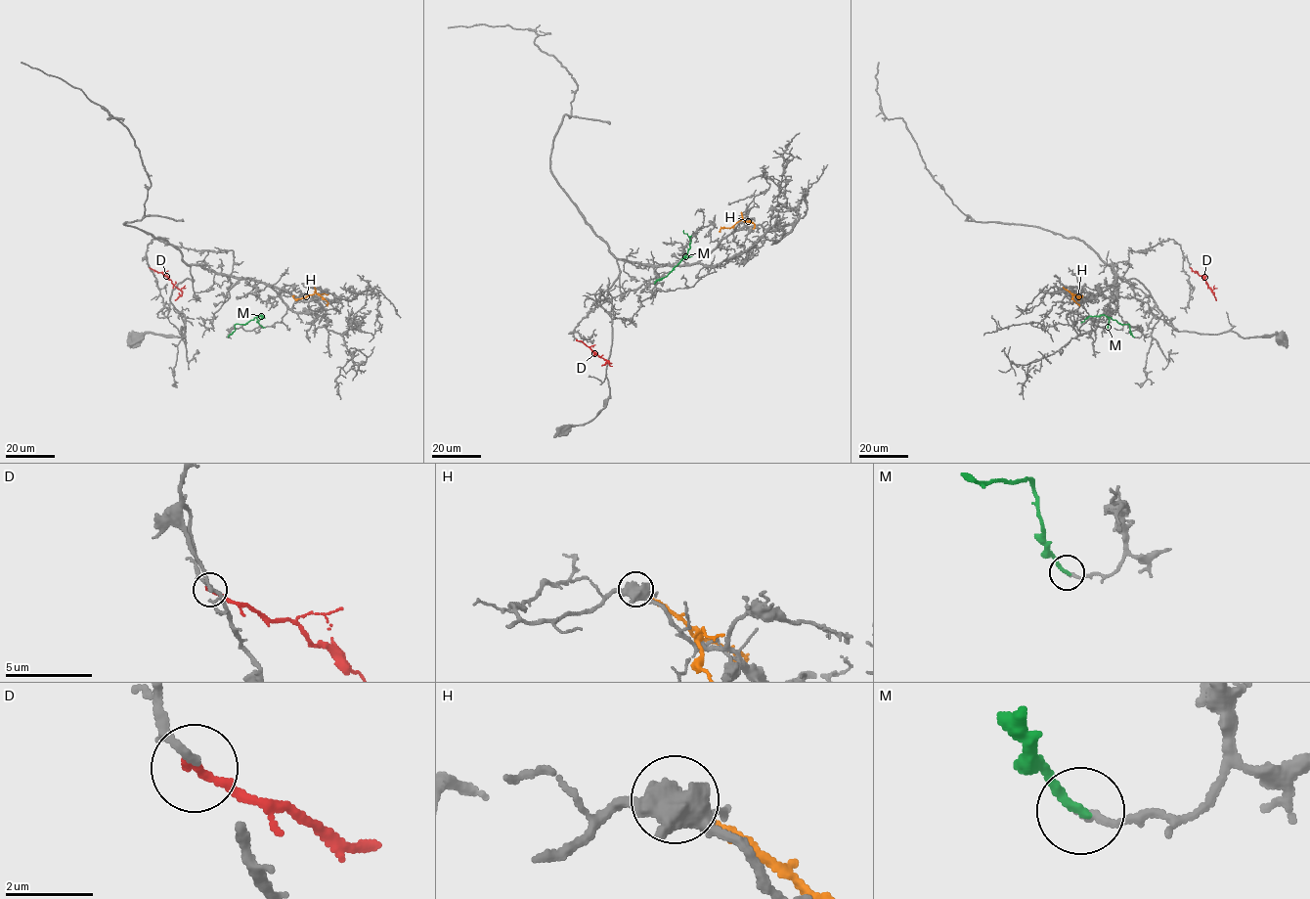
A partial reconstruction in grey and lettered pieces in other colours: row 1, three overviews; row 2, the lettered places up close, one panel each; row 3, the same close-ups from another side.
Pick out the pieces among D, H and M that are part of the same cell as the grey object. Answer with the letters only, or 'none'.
D

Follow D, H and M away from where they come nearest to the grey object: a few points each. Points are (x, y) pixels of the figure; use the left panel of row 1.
D: (150, 268), (166, 275), (180, 290), (182, 293), (174, 299)
H: (315, 288), (315, 292), (304, 298), (294, 299), (293, 294)
M: (228, 337), (236, 324), (245, 324), (261, 314), (264, 316), (257, 322)

